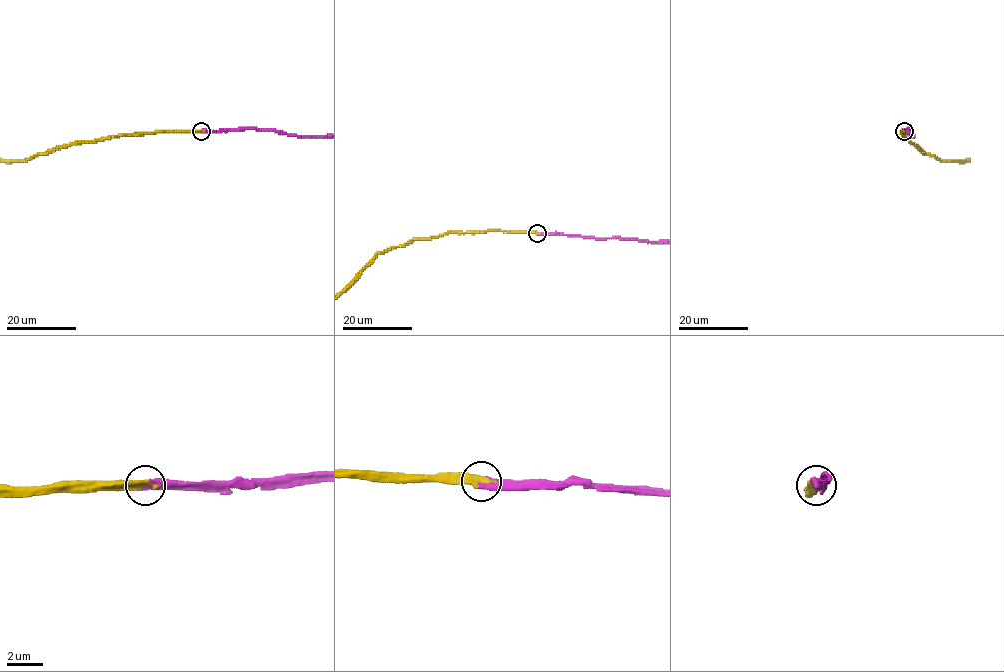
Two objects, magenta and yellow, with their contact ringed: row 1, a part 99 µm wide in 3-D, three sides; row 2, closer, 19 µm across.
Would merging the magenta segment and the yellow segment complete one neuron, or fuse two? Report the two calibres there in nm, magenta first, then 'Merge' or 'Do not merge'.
Thickness 420 nm (magenta) against 460 nm. Merge

